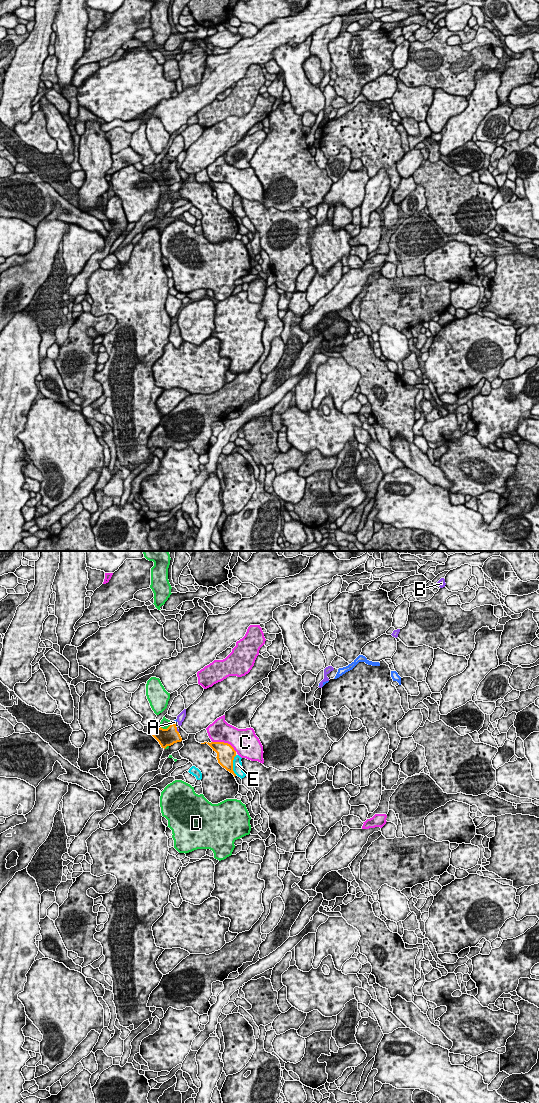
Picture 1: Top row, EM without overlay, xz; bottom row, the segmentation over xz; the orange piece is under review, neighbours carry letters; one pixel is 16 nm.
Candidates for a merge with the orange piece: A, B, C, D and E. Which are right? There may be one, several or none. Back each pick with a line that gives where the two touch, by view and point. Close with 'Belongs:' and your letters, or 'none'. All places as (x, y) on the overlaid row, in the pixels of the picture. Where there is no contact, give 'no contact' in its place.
A: contact xz (173, 724)
Belongs: A

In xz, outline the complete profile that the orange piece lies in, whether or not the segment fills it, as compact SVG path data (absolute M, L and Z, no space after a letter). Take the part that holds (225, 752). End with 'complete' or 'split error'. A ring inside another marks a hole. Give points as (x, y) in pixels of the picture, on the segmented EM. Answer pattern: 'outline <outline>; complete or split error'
outline M208 742L207 744L217 753L216 758L218 763L235 777L236 774L233 771L233 760L236 756L236 751L234 748L230 744L224 742Z; complete

